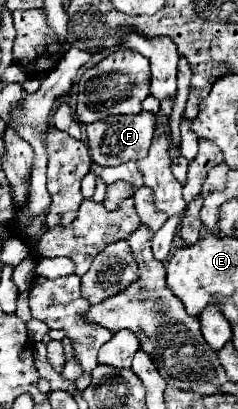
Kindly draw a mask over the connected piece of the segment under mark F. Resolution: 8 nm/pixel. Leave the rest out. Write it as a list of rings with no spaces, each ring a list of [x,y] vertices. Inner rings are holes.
[[[140,112],[136,116],[110,116],[86,126],[88,148],[92,162],[98,166],[120,166],[130,160],[142,160],[148,154],[152,136],[154,136],[156,118],[150,112]]]

